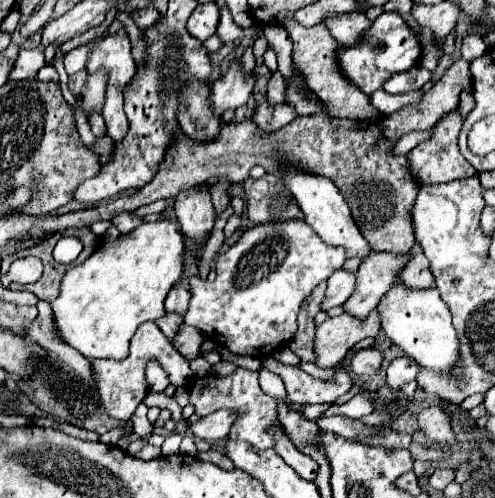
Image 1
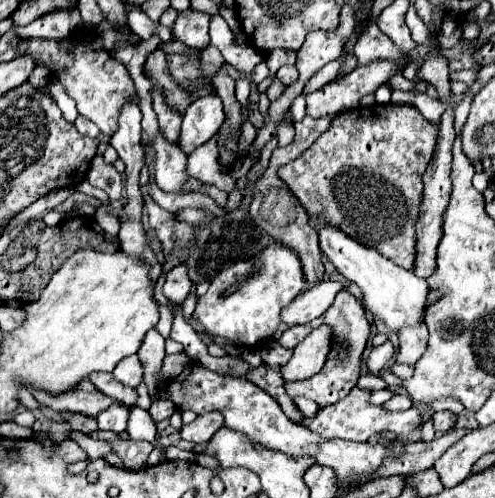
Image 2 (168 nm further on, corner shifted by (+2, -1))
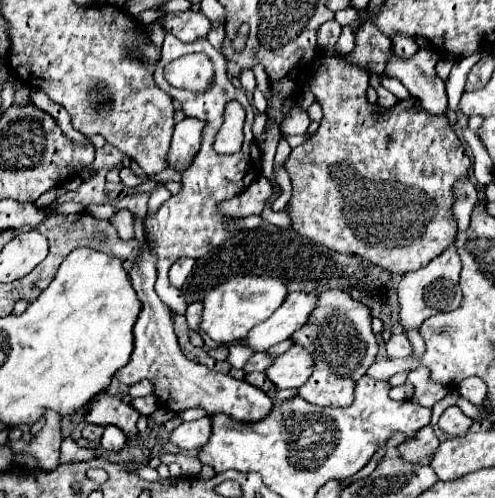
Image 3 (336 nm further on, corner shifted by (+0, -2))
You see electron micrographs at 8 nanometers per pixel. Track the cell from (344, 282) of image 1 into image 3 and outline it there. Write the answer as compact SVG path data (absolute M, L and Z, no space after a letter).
M305 291L289 293L283 305L265 323L255 327L251 335L247 335L245 345L255 351L267 351L271 345L289 339L299 327L307 323L315 305L317 305L315 293Z

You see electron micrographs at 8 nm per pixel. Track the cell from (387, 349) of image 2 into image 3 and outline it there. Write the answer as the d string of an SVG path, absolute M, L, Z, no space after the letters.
M399 333L399 335L391 335L391 339L385 343L385 353L387 357L409 357L411 355L411 345L409 345L409 339L405 337L405 333Z

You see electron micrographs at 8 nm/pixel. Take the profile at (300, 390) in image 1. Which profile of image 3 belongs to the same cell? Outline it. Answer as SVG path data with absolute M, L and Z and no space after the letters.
M323 291L311 319L291 337L297 345L307 347L315 359L315 371L309 381L299 387L299 395L321 407L347 407L353 403L355 381L365 375L377 355L377 339L371 331L369 309L351 299L345 291Z

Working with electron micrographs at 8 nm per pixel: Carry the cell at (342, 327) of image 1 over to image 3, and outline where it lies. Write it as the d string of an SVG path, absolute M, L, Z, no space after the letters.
M293 345L289 351L279 355L265 373L279 389L299 389L307 383L313 369L315 361L311 353L301 345Z

